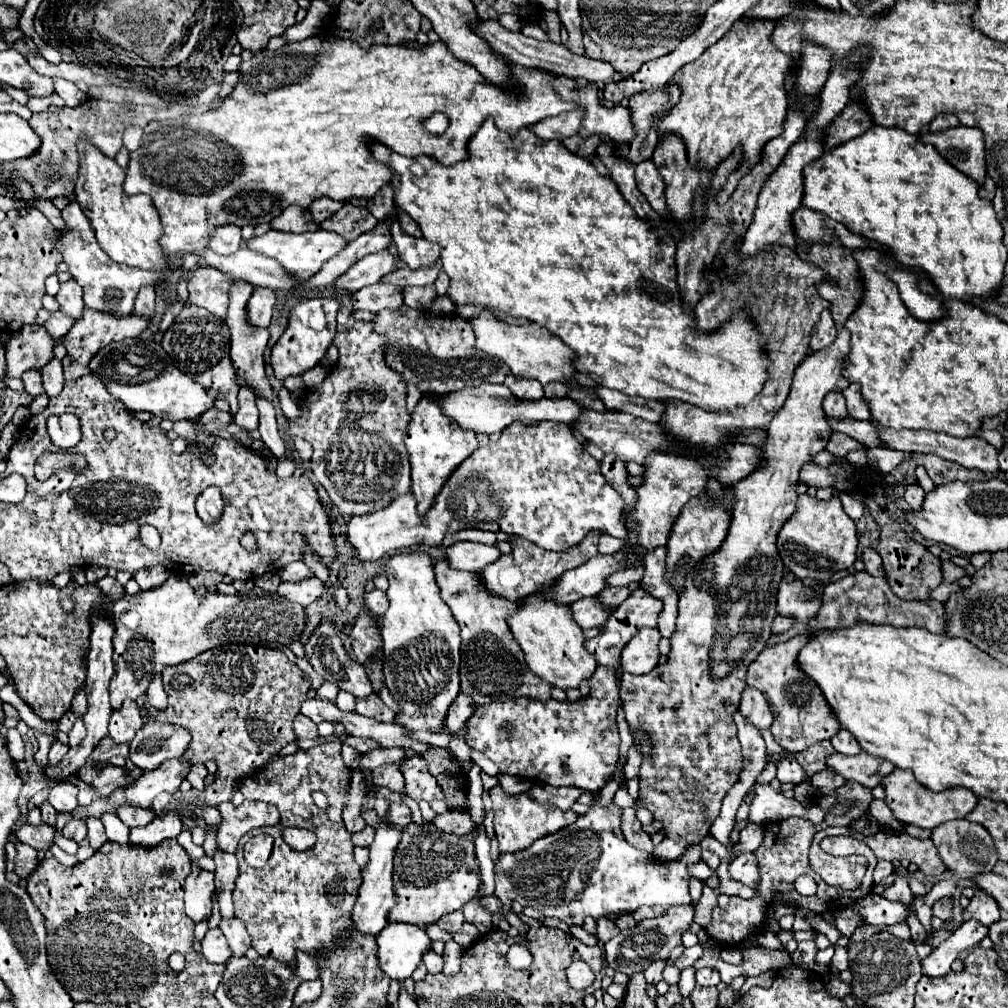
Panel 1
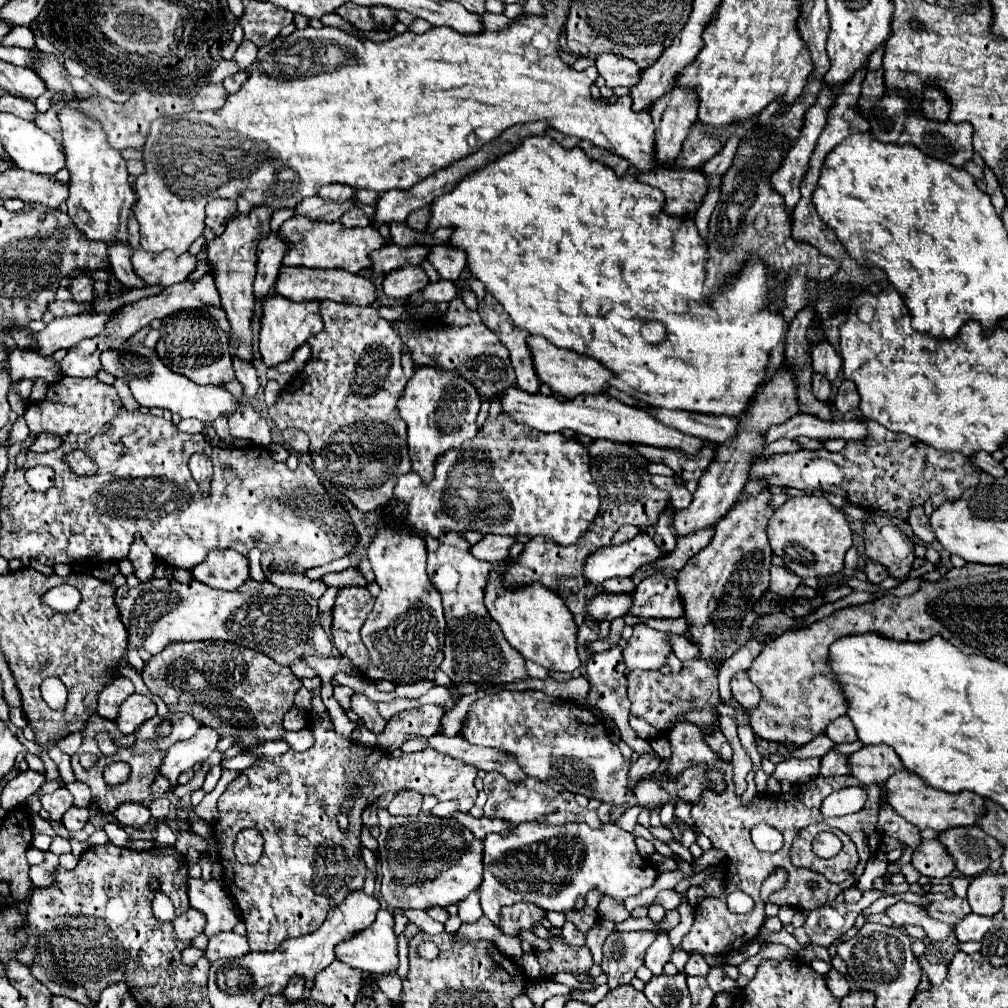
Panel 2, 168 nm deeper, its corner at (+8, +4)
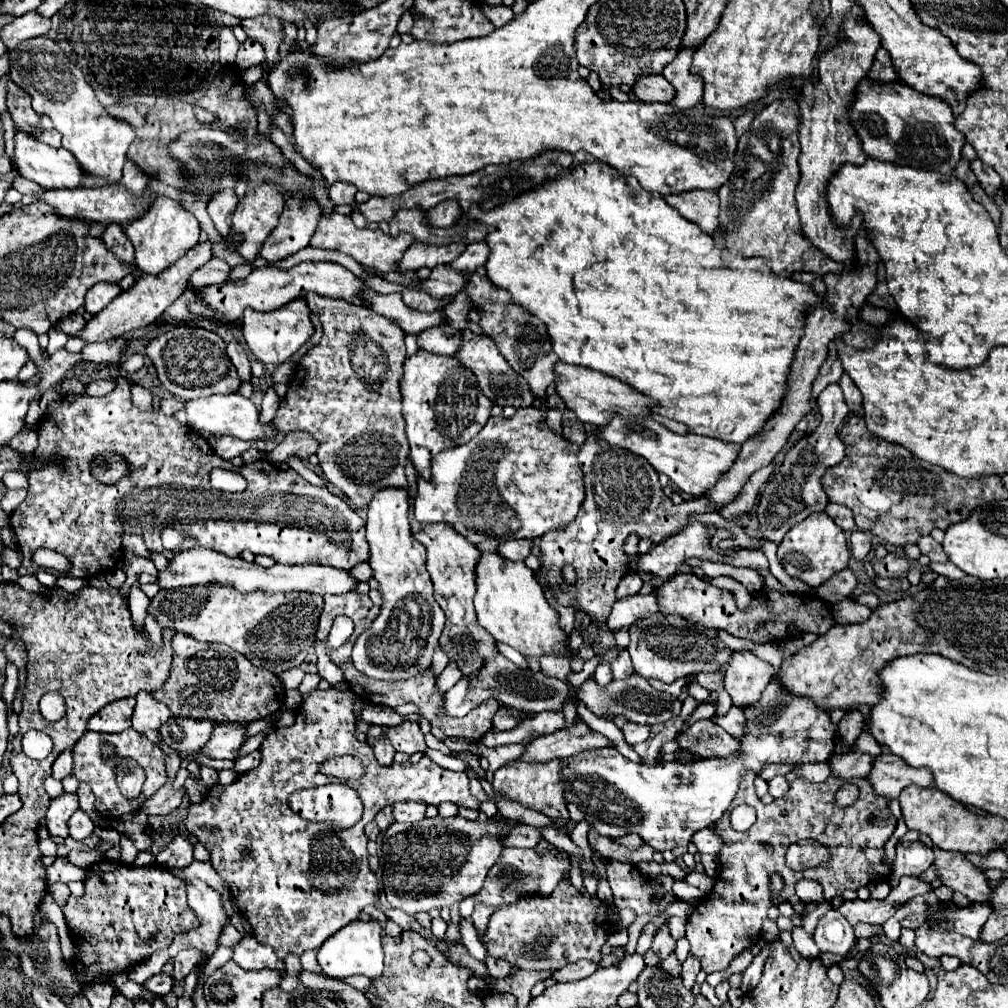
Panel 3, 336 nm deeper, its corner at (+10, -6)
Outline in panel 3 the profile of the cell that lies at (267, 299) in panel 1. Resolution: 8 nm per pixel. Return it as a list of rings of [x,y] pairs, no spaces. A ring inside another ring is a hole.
[[[289,198],[279,216],[277,228],[263,242],[259,258],[269,264],[277,264],[305,248],[317,228],[319,216],[321,206],[315,198],[307,198],[305,202],[301,202],[301,198]]]

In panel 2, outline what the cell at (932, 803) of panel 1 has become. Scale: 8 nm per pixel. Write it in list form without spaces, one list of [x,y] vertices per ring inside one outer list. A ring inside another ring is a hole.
[[[901,770],[895,776],[891,776],[885,786],[889,792],[887,800],[891,808],[921,830],[931,828],[935,832],[945,832],[949,828],[969,828],[969,826],[975,826],[977,820],[987,812],[981,796],[975,796],[973,792],[959,792],[959,794],[939,792],[929,784],[923,784],[919,776],[907,770]]]

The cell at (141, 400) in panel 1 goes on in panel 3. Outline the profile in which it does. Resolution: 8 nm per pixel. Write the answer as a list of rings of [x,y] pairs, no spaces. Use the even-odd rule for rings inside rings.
[[[215,394],[215,396],[207,396],[207,398],[199,398],[199,400],[189,400],[183,402],[185,412],[187,412],[187,424],[197,430],[199,434],[231,434],[237,436],[241,440],[263,440],[263,438],[271,438],[275,428],[271,424],[259,424],[259,414],[257,408],[251,400],[243,398],[241,394]]]

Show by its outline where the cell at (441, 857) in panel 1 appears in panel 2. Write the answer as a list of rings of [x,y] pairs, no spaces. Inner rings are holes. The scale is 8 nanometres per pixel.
[[[379,810],[379,862],[381,862],[381,896],[391,908],[419,908],[431,906],[447,908],[477,890],[483,880],[483,840],[475,838],[467,828],[455,824],[455,820],[439,816],[391,816],[387,810]]]

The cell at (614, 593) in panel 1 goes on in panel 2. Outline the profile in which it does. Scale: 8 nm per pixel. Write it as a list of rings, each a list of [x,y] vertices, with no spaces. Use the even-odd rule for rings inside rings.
[[[611,578],[611,580],[605,580],[603,586],[605,586],[607,592],[613,592],[613,594],[619,594],[619,592],[633,592],[633,590],[635,590],[633,578]]]

